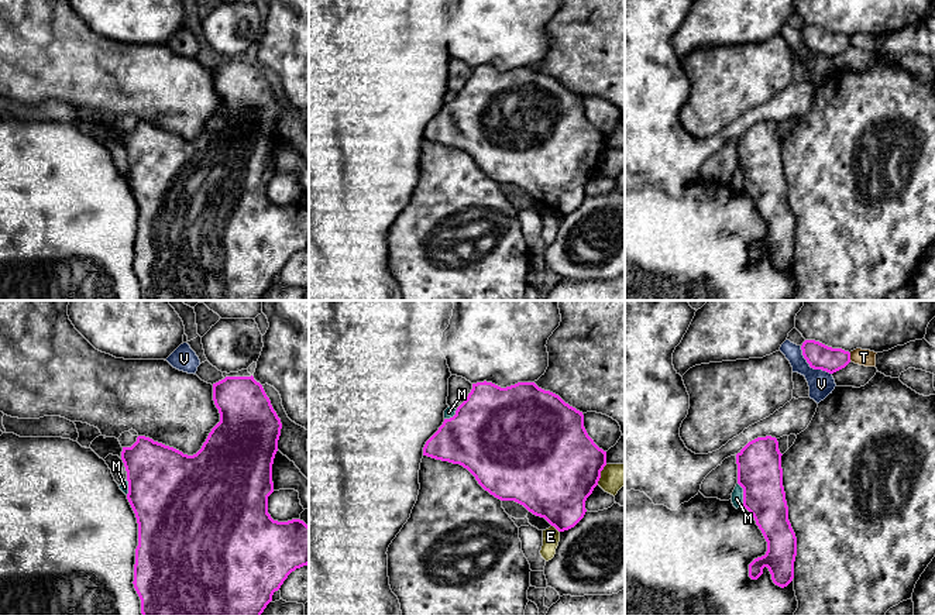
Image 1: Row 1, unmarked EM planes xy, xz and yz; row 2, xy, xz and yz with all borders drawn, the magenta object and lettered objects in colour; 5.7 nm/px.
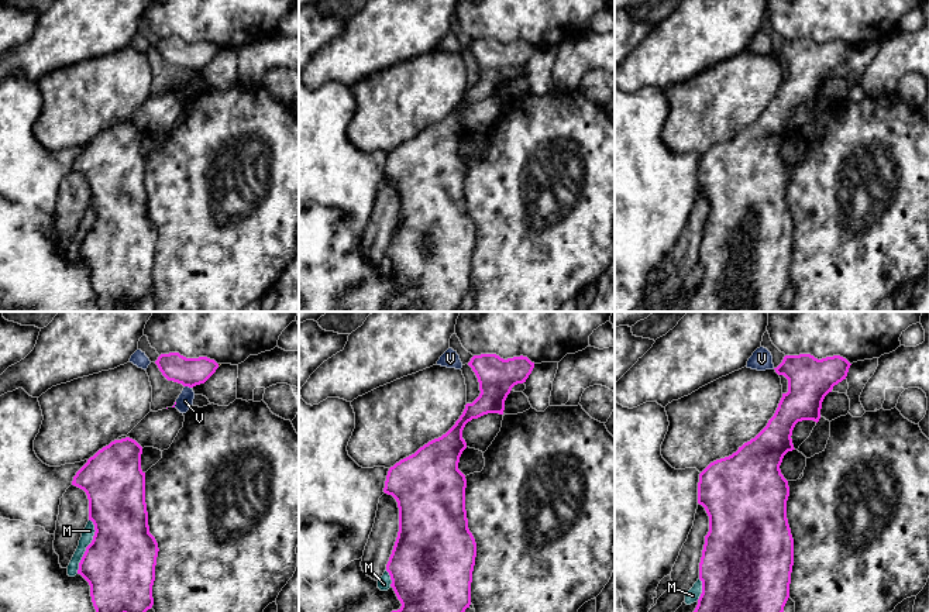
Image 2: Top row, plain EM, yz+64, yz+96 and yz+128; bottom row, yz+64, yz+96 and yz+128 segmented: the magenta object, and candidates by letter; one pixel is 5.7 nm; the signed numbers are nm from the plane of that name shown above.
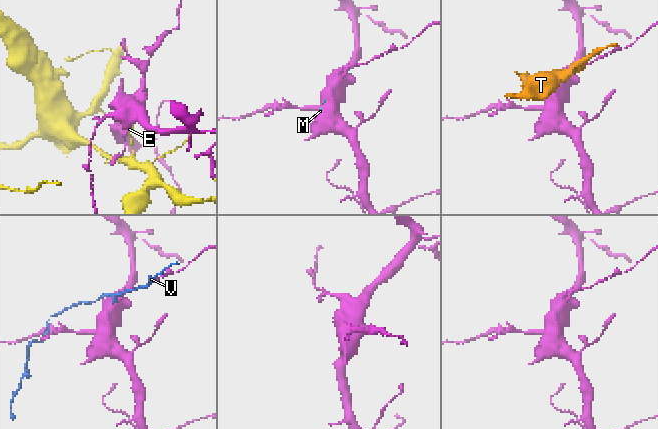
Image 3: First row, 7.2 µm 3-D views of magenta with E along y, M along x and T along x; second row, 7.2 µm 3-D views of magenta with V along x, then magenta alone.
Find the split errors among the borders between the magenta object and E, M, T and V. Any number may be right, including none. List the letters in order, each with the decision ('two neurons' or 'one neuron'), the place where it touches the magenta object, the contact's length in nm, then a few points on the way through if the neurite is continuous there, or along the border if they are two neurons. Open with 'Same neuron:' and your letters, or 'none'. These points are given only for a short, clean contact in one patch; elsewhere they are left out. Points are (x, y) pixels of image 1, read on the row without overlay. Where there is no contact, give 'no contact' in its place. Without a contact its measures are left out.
Same neuron: none
E: two neurons; meets magenta in xz at (600, 158); contact 130 nm long
M: two neurons; meets magenta in yz at (743, 178); contact 140 nm long
T: two neurons; meets magenta in yz at (849, 41); contact 50 nm long
V: two neurons; meets magenta in yz at (811, 51); contact 240 nm long

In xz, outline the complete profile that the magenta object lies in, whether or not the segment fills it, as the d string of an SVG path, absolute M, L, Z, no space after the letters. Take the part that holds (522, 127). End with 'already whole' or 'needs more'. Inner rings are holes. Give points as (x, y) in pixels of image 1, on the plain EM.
M487 65L472 68L456 99L426 126L423 140L463 150L491 179L523 189L558 216L584 202L585 185L606 150L606 135L588 120L582 96L534 66L506 72Z; already whole

